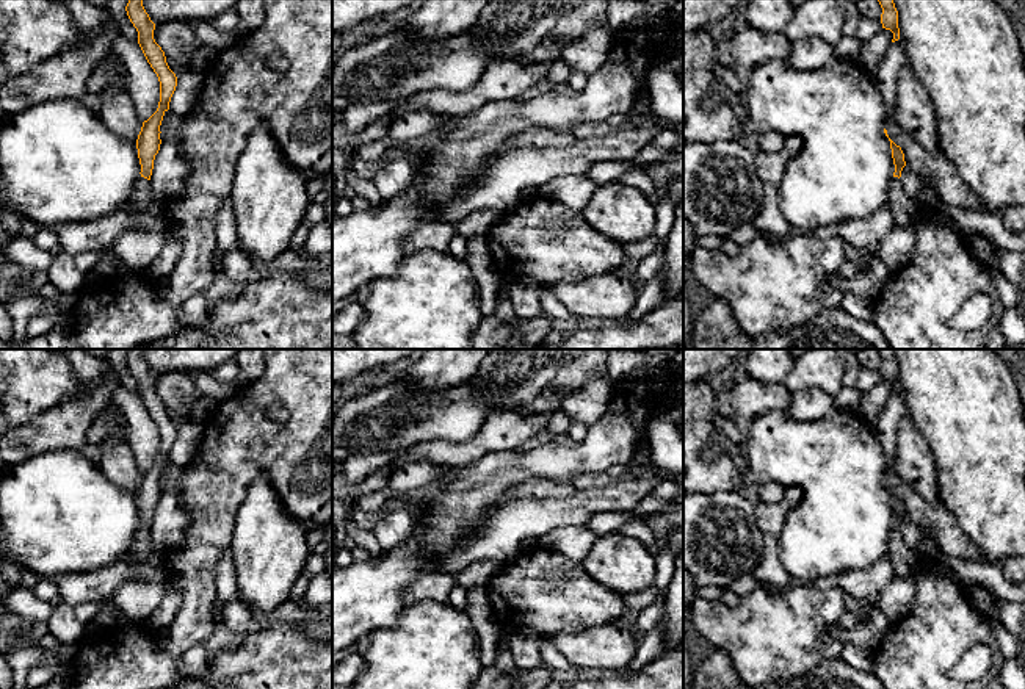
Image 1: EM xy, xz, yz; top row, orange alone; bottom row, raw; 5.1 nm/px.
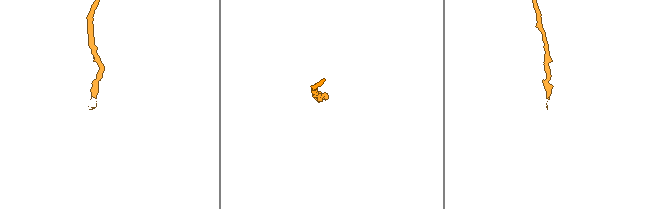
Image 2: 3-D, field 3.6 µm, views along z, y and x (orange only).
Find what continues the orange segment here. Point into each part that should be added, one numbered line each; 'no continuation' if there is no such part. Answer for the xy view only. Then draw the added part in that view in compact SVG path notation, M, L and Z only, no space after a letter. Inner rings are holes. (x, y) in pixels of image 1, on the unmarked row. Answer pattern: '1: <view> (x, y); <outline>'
1: xy (143, 547); M139 528L135 537L135 543L125 559L138 561L147 557L152 553L154 553L154 547L150 539L150 531Z

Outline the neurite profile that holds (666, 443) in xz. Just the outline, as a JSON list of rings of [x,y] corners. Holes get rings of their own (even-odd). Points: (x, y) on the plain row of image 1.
[[[663,412],[652,415],[644,442],[650,446],[650,464],[679,476],[683,473],[683,435],[679,421]]]

